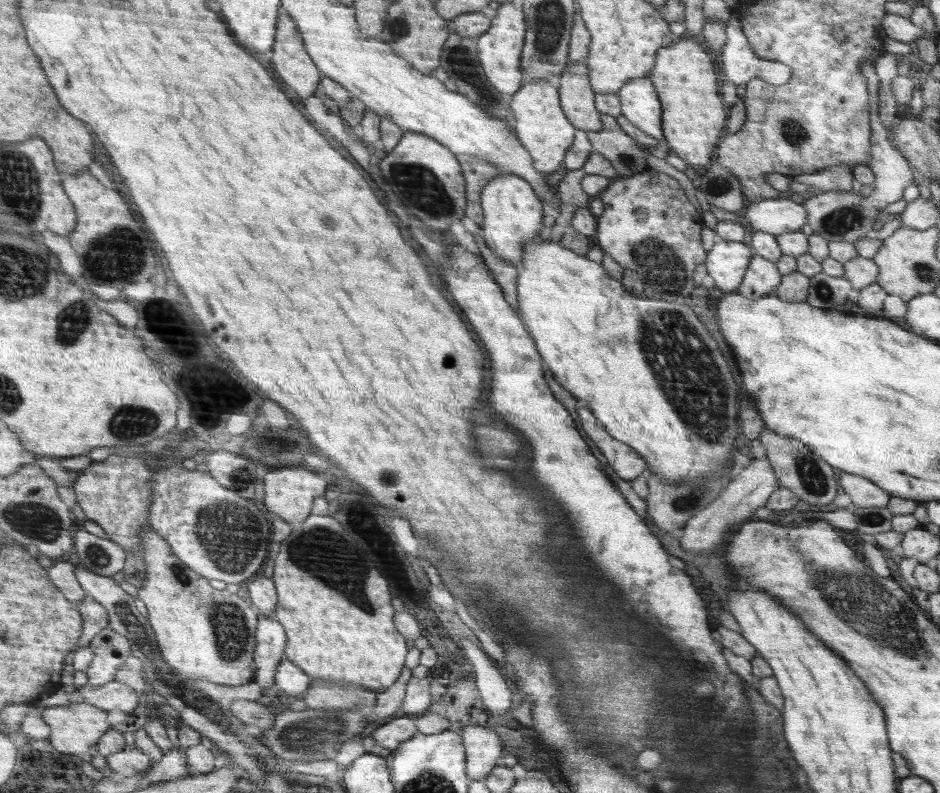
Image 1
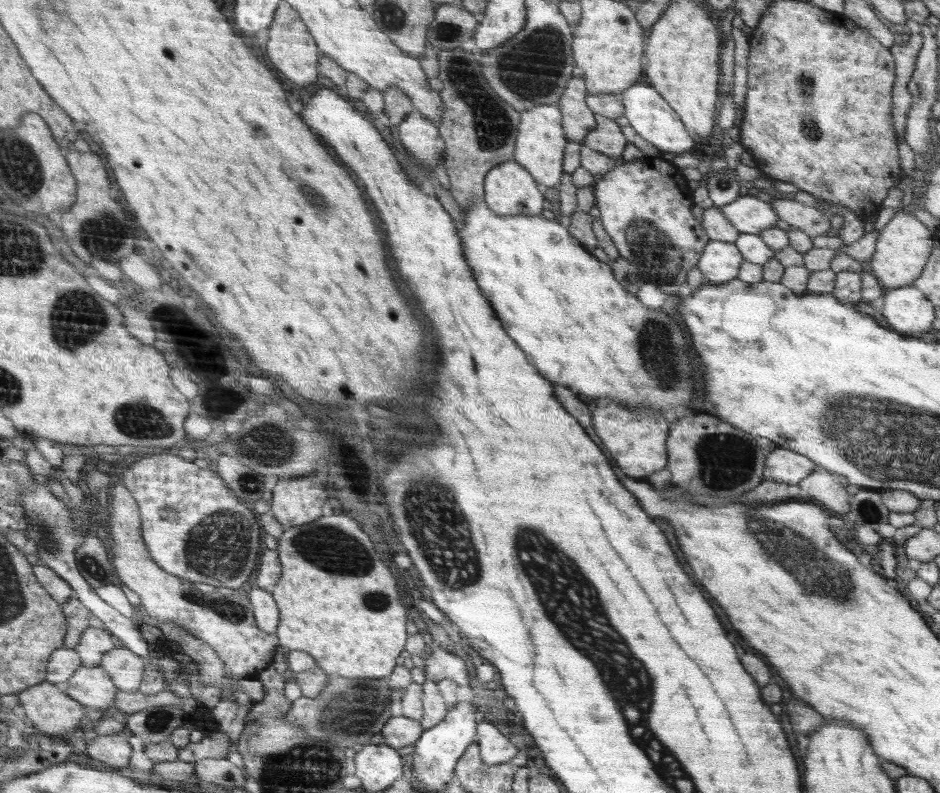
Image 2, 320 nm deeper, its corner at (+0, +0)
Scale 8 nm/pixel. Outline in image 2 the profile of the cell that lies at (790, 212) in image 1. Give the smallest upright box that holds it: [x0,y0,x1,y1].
[722,192,779,235]

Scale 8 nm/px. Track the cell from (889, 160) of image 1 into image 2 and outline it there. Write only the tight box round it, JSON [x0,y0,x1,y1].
[769,196,830,237]

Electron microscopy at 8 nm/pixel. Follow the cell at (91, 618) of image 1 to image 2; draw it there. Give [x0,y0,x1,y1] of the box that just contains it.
[64,595,98,648]

